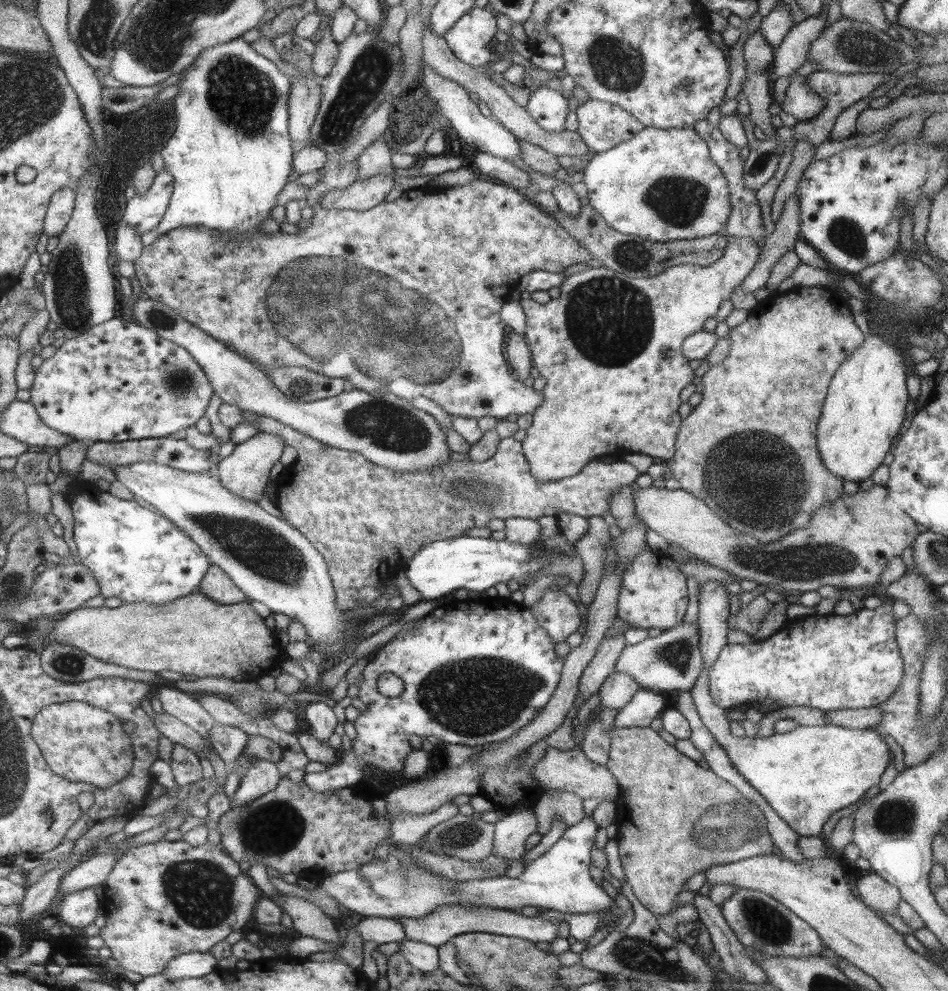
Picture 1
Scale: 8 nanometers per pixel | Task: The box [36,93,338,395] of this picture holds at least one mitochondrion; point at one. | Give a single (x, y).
(72, 298)

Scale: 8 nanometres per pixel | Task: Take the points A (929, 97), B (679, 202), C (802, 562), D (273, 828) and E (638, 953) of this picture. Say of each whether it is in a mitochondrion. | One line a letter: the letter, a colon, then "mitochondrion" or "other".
A: other
B: mitochondrion
C: mitochondrion
D: mitochondrion
E: mitochondrion

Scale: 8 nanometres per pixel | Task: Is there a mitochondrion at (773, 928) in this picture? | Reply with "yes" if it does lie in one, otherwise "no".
yes

